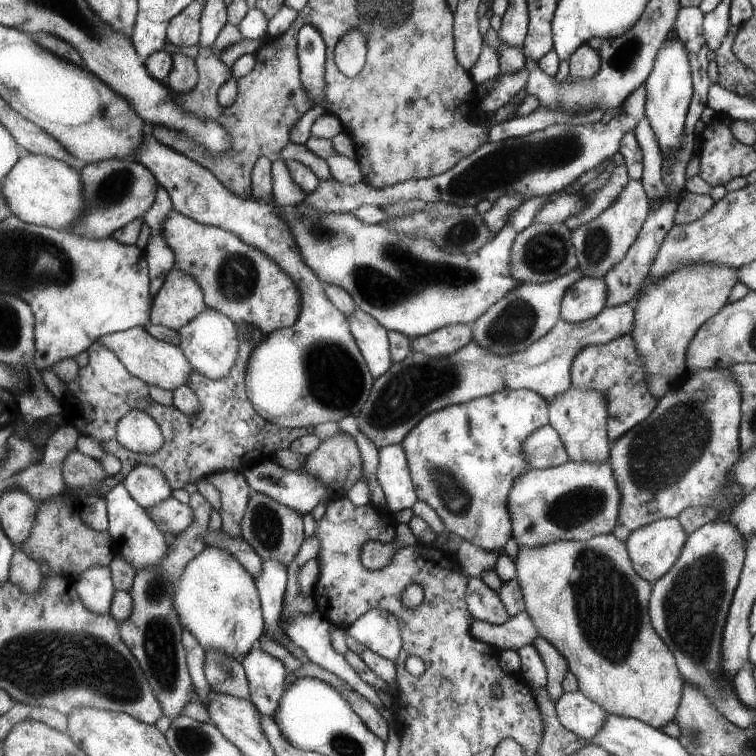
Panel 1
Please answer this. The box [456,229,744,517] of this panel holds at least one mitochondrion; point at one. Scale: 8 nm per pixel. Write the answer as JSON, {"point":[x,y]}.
{"point":[659,454]}

